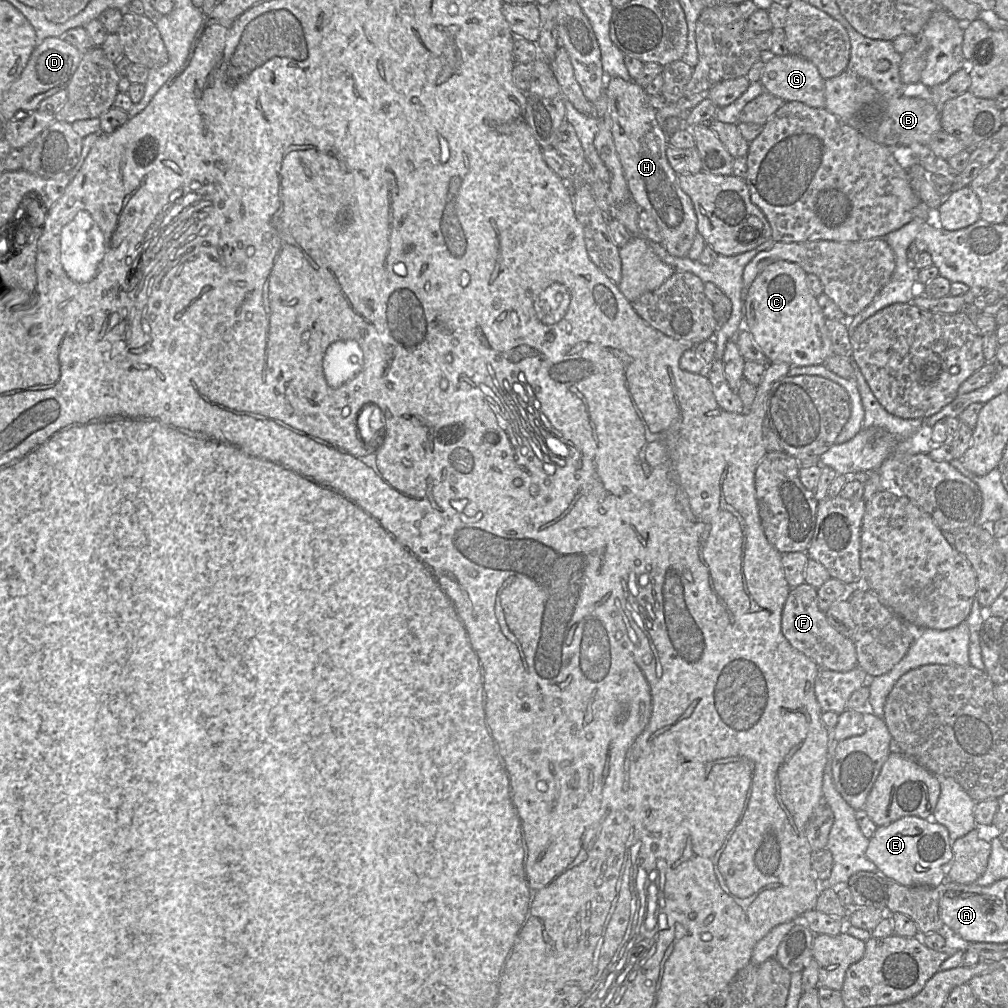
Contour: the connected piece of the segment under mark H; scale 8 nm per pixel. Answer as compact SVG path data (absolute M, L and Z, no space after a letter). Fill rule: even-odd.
M620 77L607 78L604 92L608 98L613 142L631 197L657 223L663 248L672 256L686 257L697 234L697 218L690 197L679 186L677 174L667 160L668 137L656 119L656 109L649 104L649 95L644 91L644 87L632 80L625 81Z

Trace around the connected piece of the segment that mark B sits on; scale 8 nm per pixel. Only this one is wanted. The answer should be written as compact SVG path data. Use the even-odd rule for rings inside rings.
M845 70L824 79L825 109L866 138L885 146L928 145L932 136L941 130L939 109L931 102L915 96L902 95L883 100L877 89L866 79Z

